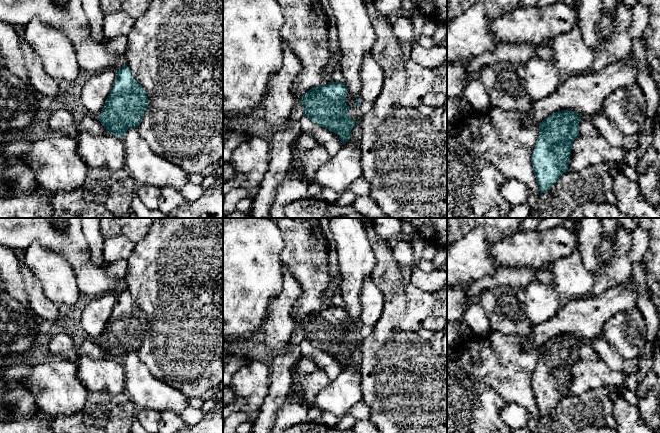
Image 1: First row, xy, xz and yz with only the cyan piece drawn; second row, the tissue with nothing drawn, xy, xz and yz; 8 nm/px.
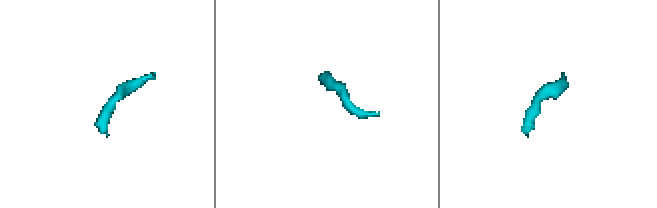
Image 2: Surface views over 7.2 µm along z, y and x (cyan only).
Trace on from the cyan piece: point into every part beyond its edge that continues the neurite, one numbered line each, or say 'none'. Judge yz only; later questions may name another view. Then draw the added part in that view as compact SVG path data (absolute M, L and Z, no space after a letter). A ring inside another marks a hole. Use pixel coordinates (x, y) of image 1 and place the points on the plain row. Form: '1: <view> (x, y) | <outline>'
none

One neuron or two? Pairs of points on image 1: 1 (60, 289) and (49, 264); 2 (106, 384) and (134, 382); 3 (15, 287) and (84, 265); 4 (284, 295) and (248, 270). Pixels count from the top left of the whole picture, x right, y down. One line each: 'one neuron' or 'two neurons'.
1: one neuron
2: two neurons
3: two neurons
4: two neurons

